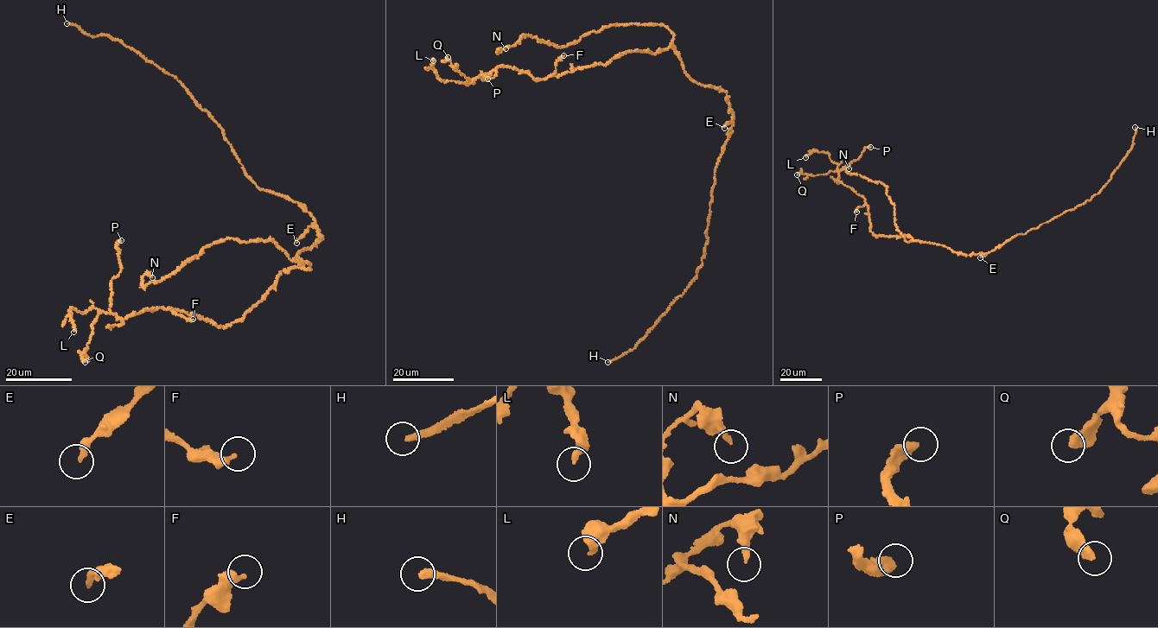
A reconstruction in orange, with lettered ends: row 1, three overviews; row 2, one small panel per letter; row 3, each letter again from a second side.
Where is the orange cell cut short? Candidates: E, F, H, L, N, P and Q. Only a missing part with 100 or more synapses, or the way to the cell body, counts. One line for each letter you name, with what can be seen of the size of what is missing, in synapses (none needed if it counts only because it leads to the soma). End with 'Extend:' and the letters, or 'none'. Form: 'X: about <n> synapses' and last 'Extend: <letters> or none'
H: about 190 synapses
Extend: H

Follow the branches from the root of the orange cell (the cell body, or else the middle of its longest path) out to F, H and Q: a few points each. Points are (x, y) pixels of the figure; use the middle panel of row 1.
F: (715, 88), (690, 79), (671, 47), (653, 53), (624, 53), (607, 64), (556, 76), (556, 61), (563, 55)
H: (715, 88), (719, 87), (726, 93), (734, 122), (715, 171), (708, 244), (697, 277), (634, 348), (607, 362)
Q: (715, 88), (690, 79), (671, 47), (624, 53), (607, 64), (535, 79), (500, 66), (473, 82), (448, 57)

